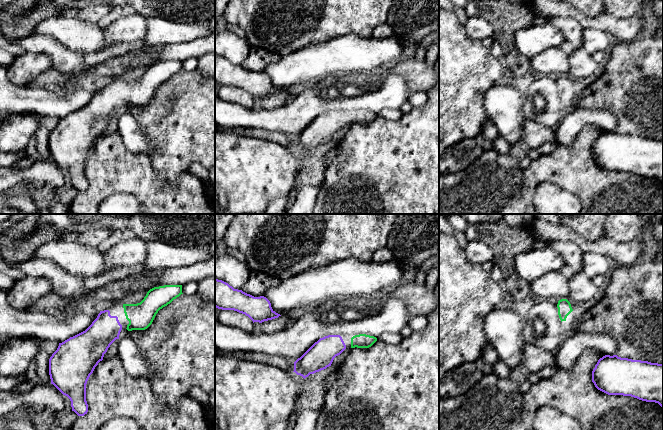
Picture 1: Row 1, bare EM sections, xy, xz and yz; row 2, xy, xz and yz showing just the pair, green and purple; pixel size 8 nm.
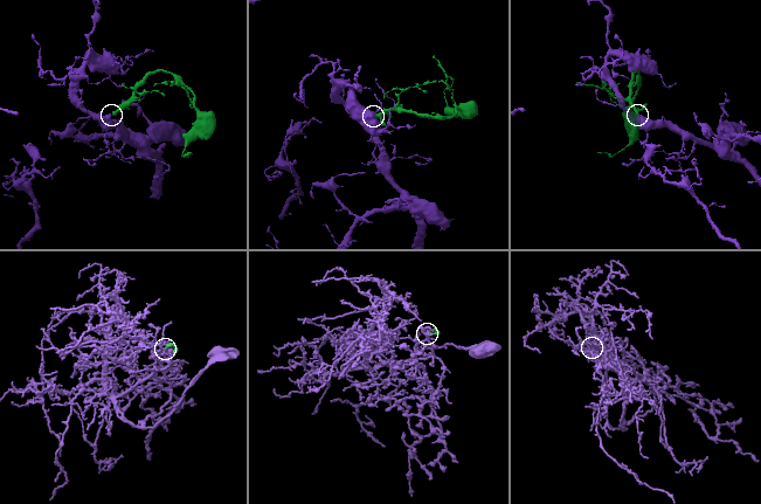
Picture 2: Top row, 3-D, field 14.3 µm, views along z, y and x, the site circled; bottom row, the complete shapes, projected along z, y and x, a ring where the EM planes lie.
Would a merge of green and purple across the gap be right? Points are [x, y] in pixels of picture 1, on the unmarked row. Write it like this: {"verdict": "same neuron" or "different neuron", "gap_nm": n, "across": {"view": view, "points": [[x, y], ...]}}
{"verdict": "same neuron", "gap_nm": 40, "across": {"view": "xy", "points": [[126, 104], [121, 104]]}}

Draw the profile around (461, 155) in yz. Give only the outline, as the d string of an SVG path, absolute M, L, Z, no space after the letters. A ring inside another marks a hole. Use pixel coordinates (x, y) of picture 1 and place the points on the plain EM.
M468 137L449 147L439 158L439 173L459 172L474 163L483 153L474 137Z

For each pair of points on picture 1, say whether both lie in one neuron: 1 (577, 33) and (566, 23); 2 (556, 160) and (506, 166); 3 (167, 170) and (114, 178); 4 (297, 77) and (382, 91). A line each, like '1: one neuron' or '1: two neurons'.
1: one neuron
2: two neurons
3: two neurons
4: two neurons

